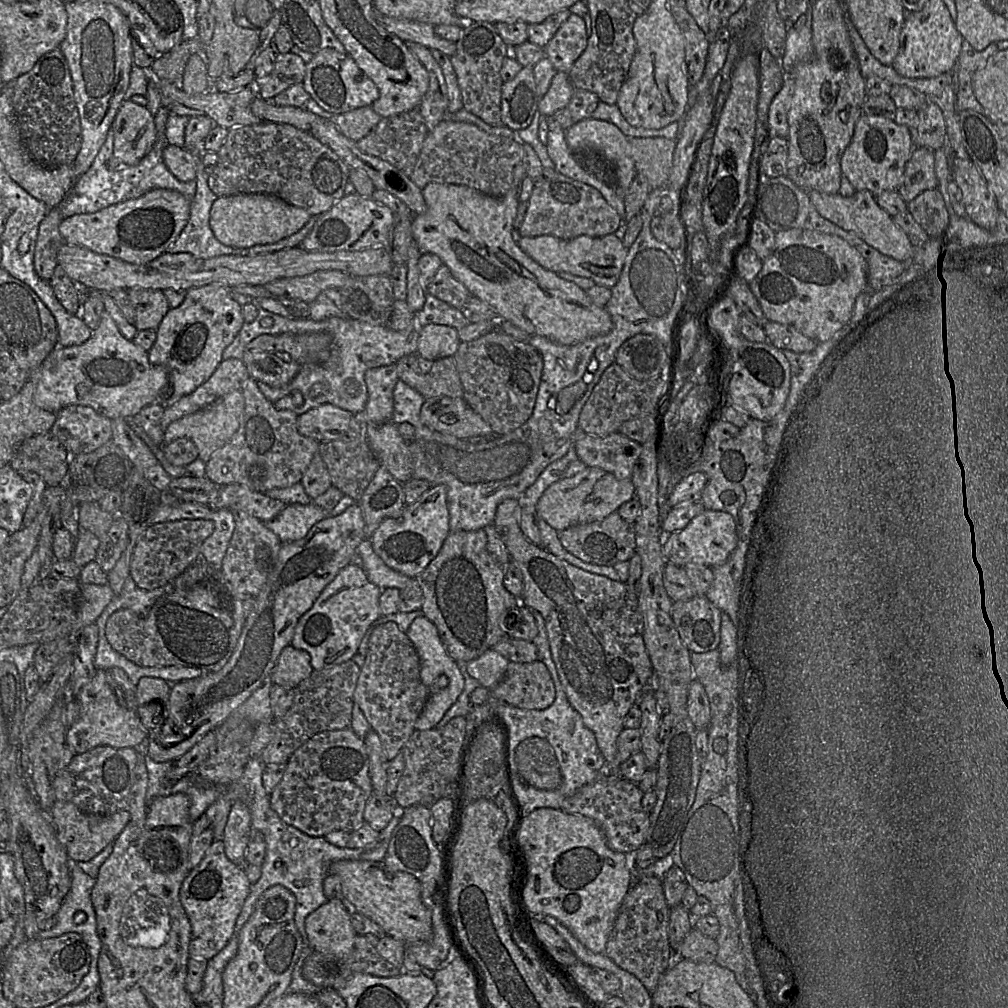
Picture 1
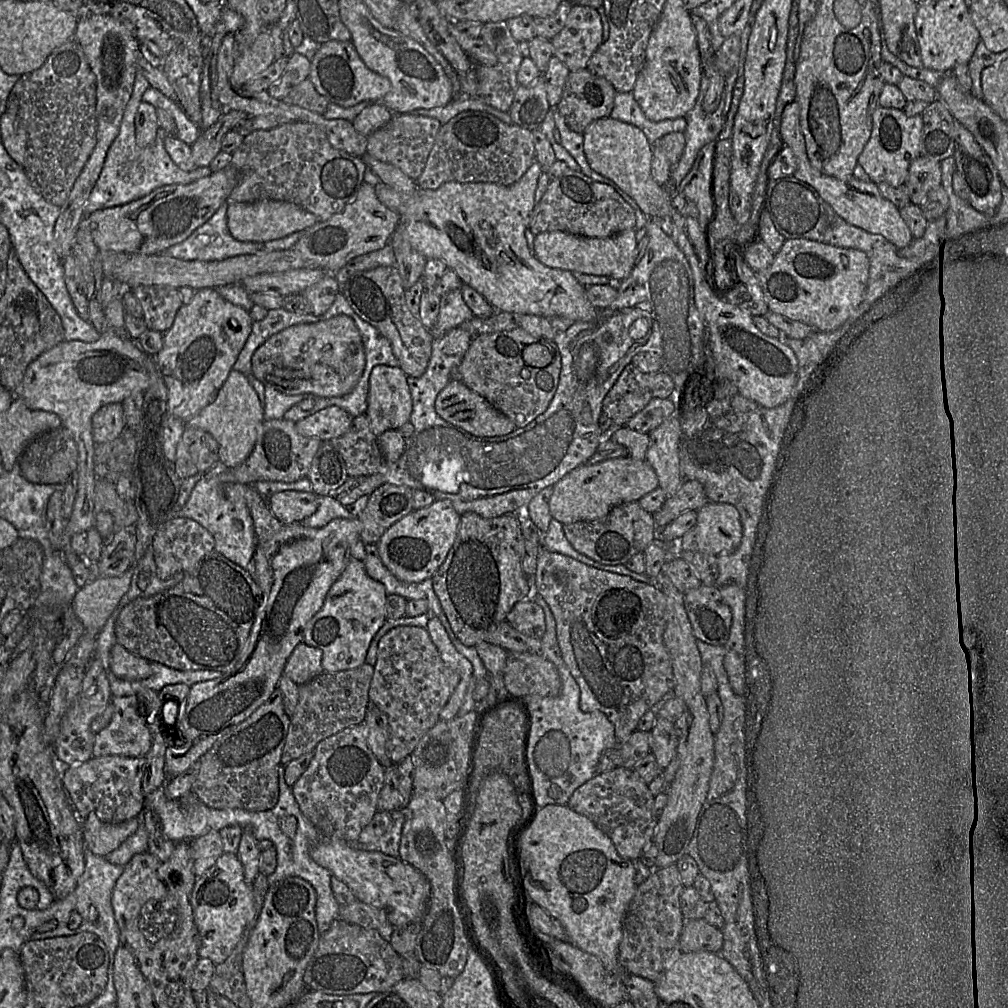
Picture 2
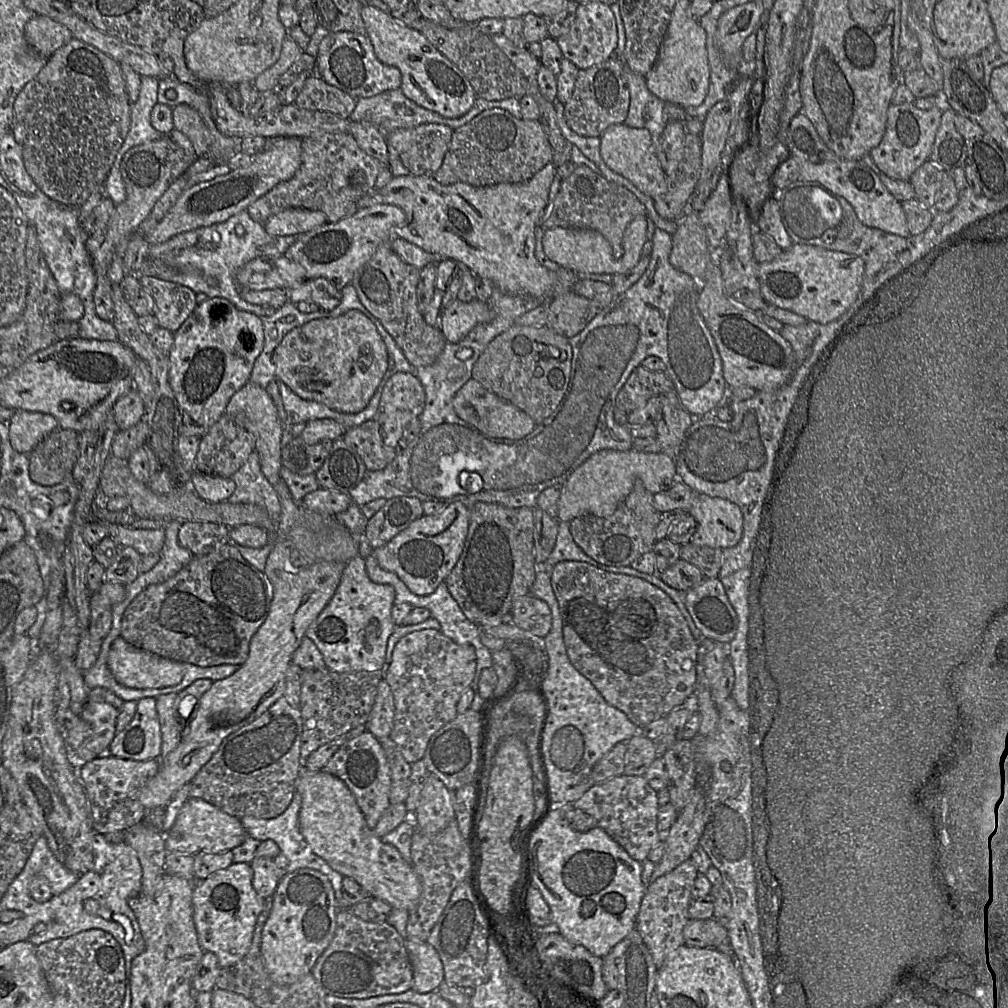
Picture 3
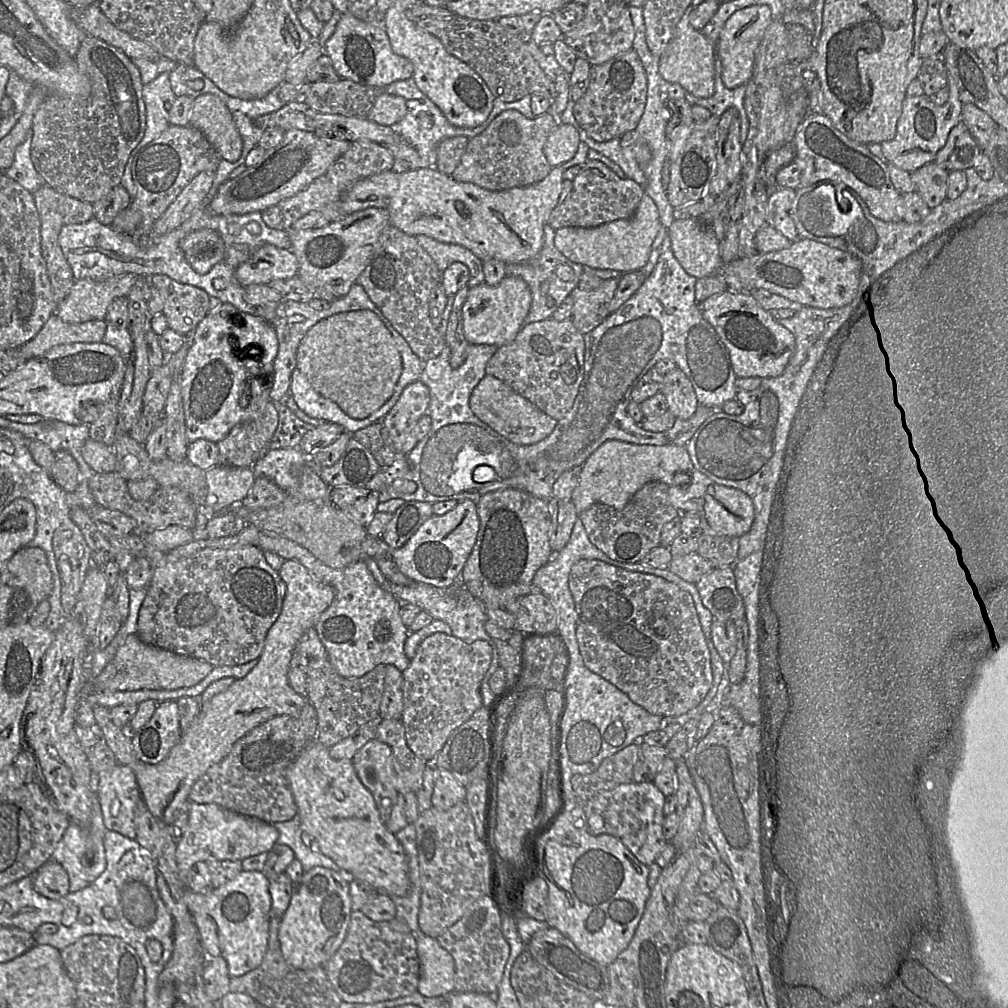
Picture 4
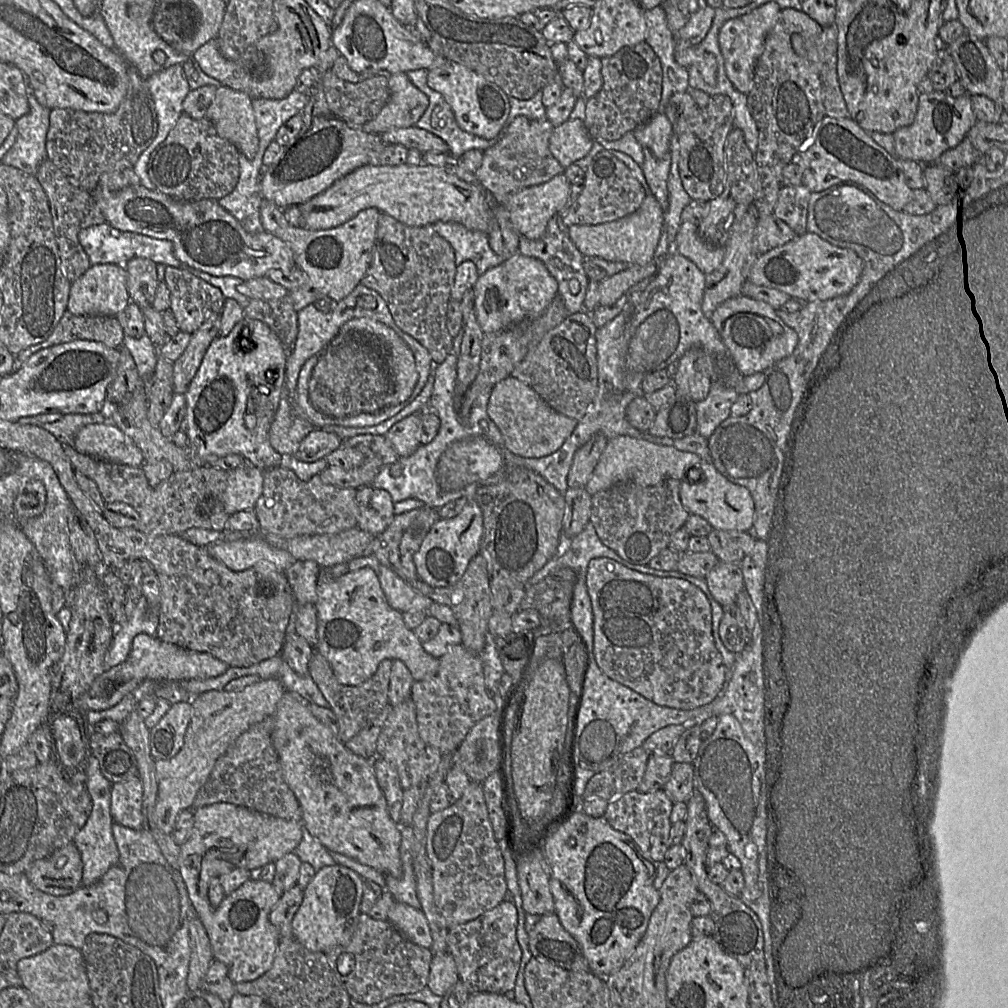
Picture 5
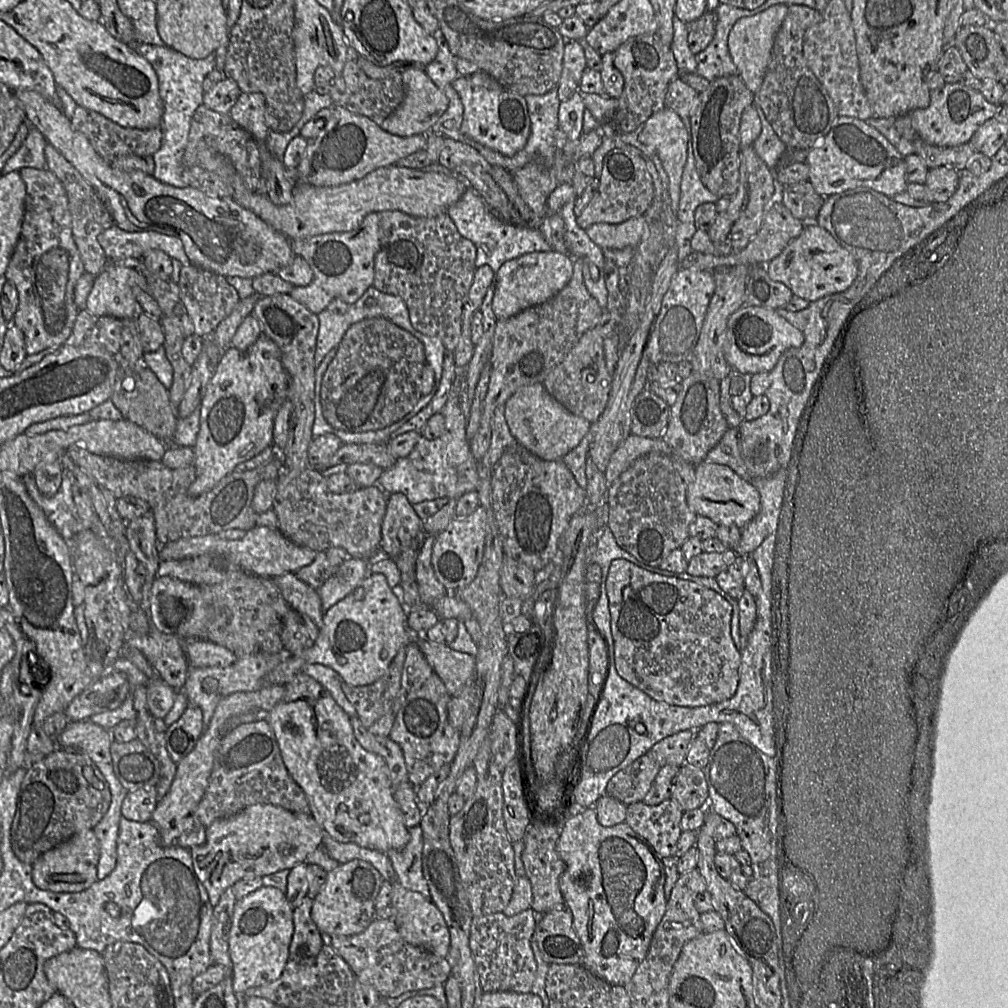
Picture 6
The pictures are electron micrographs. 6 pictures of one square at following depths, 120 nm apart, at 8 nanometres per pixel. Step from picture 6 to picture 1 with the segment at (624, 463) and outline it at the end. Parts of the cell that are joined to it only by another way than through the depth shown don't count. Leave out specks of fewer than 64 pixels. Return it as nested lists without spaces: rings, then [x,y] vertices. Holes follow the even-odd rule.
[[[586,467],[548,487],[540,497],[536,511],[540,519],[559,532],[572,526],[601,520],[634,497],[635,487],[631,479],[617,479],[612,473],[600,468]]]

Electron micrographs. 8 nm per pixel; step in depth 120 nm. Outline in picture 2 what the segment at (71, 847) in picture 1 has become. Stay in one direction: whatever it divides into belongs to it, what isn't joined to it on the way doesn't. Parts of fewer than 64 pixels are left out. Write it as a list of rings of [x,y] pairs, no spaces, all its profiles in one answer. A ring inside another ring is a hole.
[[[90,815],[82,822],[85,849],[97,856],[105,857],[118,848],[137,828],[137,818],[109,824]]]

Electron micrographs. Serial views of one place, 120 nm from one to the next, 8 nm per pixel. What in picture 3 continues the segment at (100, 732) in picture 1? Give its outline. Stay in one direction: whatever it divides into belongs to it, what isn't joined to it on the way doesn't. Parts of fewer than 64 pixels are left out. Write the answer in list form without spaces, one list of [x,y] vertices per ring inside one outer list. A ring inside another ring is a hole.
[[[156,698],[137,701],[131,722],[118,732],[108,749],[108,756],[145,761],[161,756],[162,733],[156,708]]]

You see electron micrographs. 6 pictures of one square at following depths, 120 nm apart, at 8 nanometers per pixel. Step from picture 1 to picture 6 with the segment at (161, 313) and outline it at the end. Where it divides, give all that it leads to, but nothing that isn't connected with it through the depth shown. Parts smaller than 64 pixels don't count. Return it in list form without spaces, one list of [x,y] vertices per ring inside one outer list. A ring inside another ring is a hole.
[[[194,264],[181,267],[176,283],[180,290],[180,302],[193,322],[194,334],[201,338],[210,335],[241,301],[237,290],[225,276]]]

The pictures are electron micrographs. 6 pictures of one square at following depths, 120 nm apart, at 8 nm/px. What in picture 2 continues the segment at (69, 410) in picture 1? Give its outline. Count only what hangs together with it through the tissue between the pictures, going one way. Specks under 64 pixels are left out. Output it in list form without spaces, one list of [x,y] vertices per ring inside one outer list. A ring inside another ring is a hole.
[[[123,403],[108,404],[92,417],[93,440],[96,445],[116,439],[126,428]]]

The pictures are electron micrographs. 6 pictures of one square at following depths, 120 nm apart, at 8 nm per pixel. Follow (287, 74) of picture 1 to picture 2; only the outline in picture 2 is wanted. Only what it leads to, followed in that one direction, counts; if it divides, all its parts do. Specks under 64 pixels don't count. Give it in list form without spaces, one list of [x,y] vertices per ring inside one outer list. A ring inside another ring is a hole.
[[[293,52],[287,57],[282,75],[267,89],[267,93],[277,100],[282,100],[295,86],[308,79],[311,70],[311,62],[305,56]]]

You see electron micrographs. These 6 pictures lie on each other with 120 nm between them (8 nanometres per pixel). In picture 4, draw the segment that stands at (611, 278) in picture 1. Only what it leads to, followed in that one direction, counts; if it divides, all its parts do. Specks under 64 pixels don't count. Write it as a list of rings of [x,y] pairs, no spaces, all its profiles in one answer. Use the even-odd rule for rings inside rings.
[[[644,194],[630,218],[612,221],[597,227],[557,229],[554,244],[557,250],[572,263],[594,269],[617,270],[623,274],[644,267],[660,226],[657,205],[648,194]]]

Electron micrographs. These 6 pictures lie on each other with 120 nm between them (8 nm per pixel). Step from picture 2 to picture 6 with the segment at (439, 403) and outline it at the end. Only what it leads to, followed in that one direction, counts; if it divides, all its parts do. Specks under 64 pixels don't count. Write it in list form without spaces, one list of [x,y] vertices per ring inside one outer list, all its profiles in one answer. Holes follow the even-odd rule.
[[[541,383],[517,390],[507,400],[504,412],[511,434],[517,442],[546,461],[562,459],[580,443],[592,426],[585,418],[568,411]]]

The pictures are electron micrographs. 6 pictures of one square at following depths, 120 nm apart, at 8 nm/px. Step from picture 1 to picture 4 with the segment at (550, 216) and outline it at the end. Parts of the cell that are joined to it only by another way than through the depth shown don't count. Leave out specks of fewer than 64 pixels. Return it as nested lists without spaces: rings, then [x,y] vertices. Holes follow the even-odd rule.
[[[588,160],[584,163],[572,182],[573,187],[562,203],[559,215],[547,221],[554,230],[563,227],[597,227],[630,218],[645,194],[641,185],[631,179],[619,177],[598,160]]]

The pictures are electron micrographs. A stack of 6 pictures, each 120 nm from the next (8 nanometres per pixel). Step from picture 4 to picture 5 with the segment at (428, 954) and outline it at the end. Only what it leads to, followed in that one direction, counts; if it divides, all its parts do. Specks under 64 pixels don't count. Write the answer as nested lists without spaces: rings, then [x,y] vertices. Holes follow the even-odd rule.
[[[448,953],[434,954],[427,983],[435,995],[443,997],[459,980],[456,963]]]

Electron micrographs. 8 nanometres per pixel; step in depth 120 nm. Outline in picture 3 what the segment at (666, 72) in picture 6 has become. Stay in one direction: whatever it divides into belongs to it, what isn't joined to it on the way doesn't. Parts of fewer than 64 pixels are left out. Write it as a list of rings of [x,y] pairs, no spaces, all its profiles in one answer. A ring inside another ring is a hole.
[[[621,58],[610,59],[585,70],[579,70],[570,99],[564,106],[569,127],[584,137],[600,137],[611,125],[624,124],[630,104],[630,94],[625,82],[625,65]]]

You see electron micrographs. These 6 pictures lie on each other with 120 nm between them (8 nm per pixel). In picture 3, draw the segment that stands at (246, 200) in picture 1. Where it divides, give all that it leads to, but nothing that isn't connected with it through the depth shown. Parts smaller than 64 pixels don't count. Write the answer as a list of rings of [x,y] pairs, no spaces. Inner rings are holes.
[[[290,208],[270,217],[264,224],[265,231],[274,236],[302,235],[327,223],[321,211]]]

